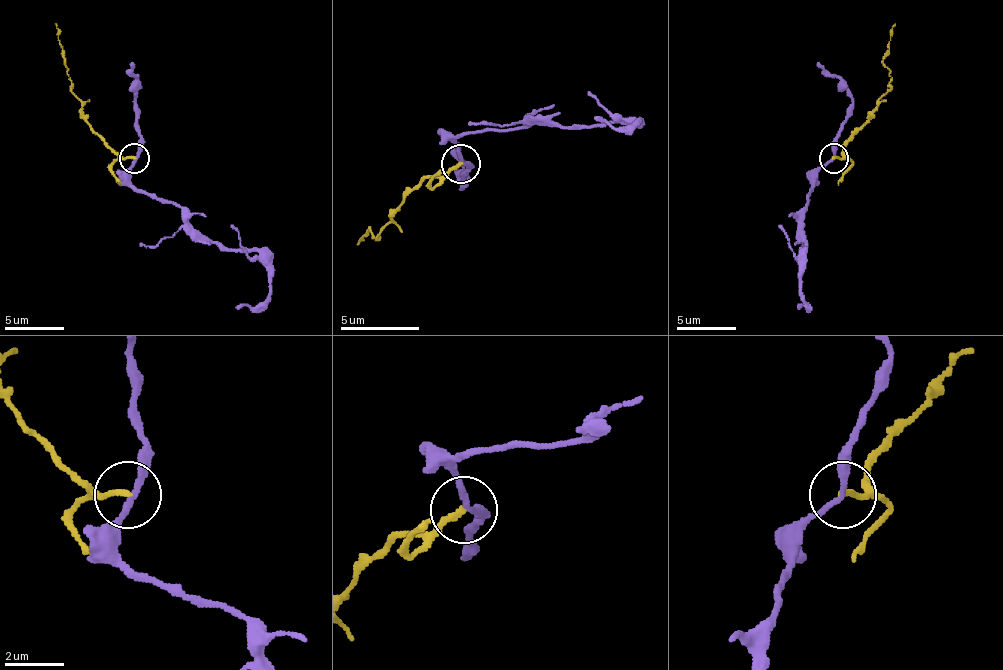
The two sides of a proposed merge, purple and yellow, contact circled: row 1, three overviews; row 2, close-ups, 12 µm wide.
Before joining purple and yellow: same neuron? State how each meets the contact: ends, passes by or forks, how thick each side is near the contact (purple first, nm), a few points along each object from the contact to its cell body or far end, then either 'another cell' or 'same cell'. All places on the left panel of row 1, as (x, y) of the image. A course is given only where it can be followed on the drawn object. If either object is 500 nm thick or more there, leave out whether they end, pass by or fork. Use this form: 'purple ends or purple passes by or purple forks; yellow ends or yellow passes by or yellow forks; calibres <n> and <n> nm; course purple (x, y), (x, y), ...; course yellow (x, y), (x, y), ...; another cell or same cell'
purple passes by; yellow ends; calibres 200 and 200 nm; course purple (133, 159), (130, 173), (136, 188), (172, 200), (214, 242), (259, 254), (270, 293), (253, 308), (235, 308); course yellow (133, 159), (121, 159), (91, 129), (82, 102), (70, 90), (56, 24); another cell

